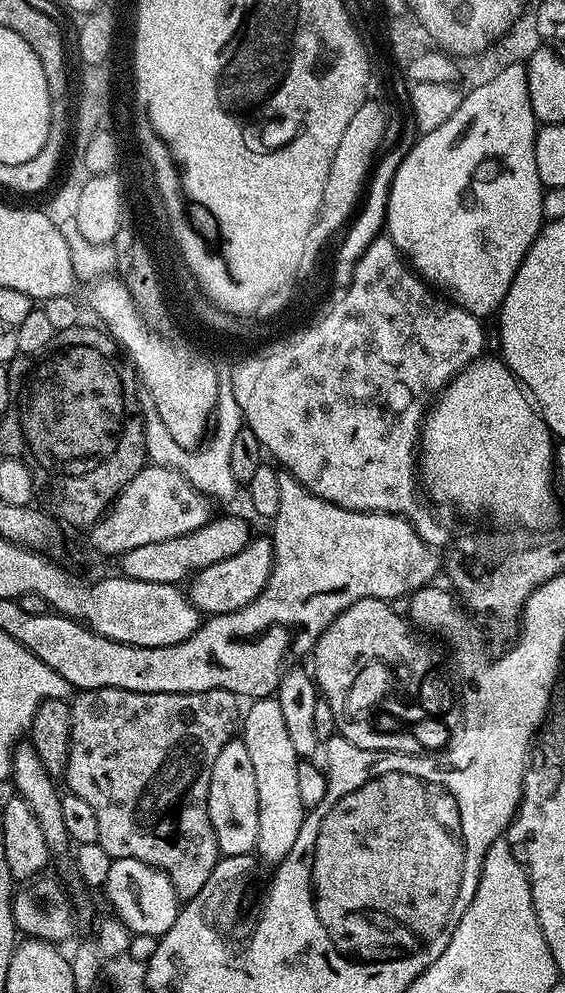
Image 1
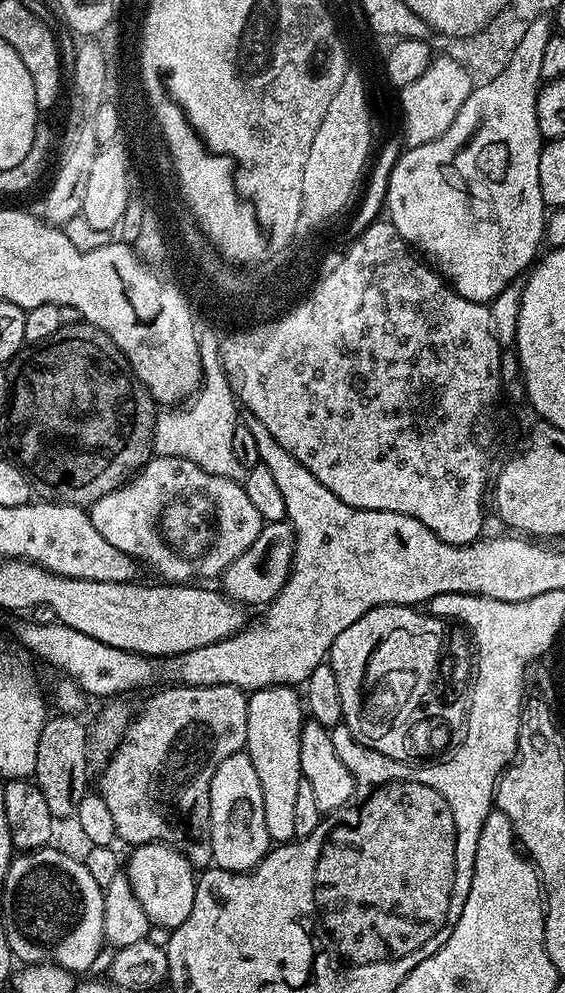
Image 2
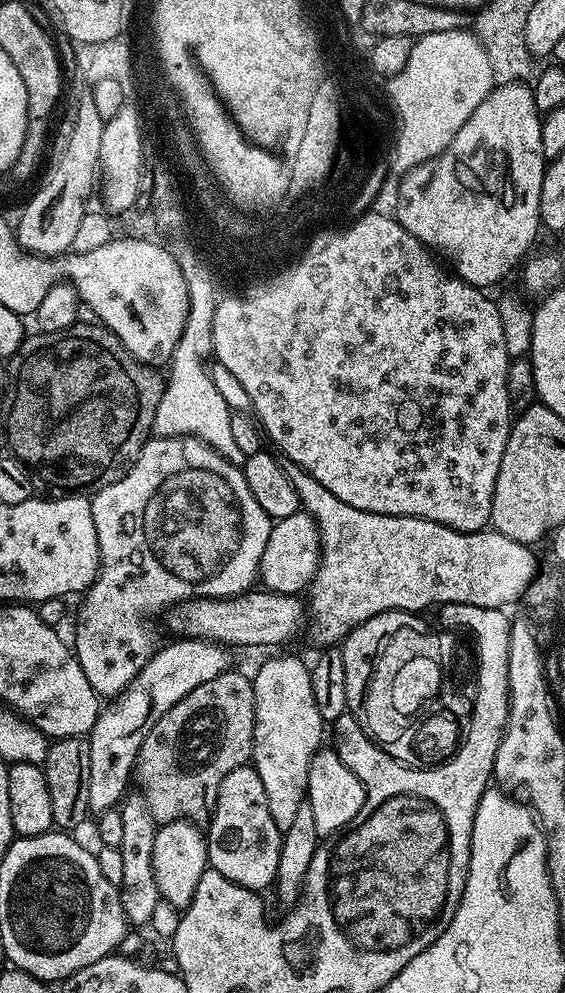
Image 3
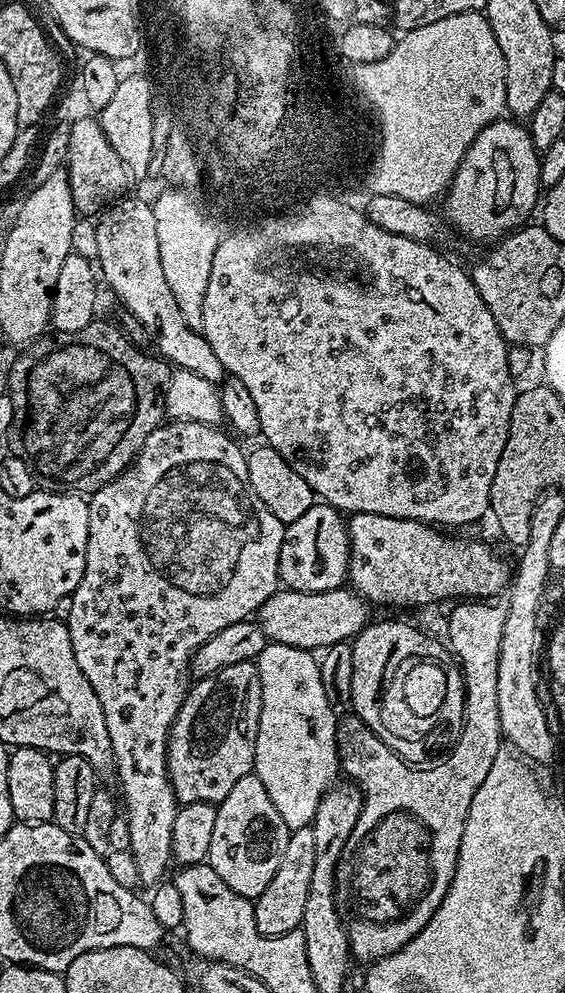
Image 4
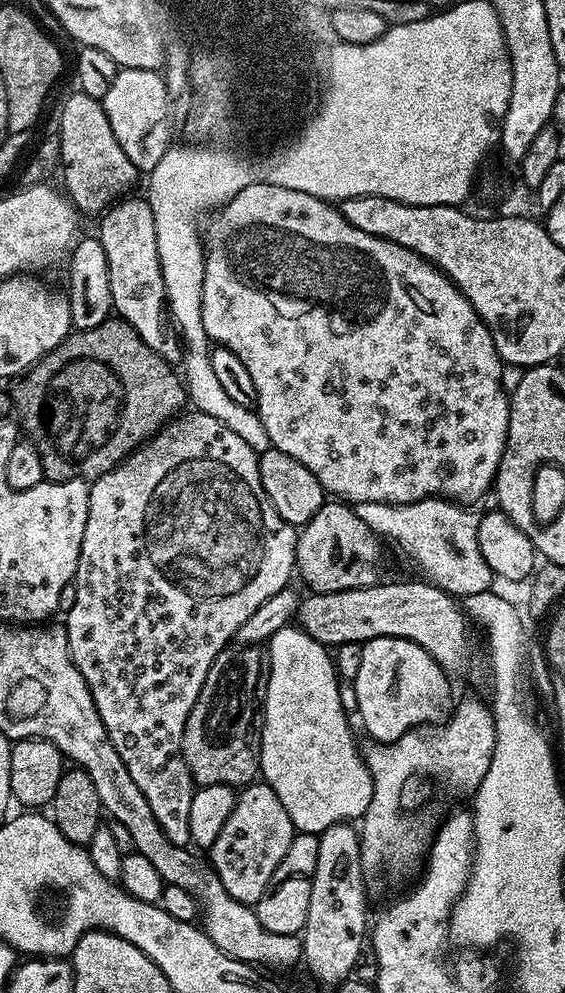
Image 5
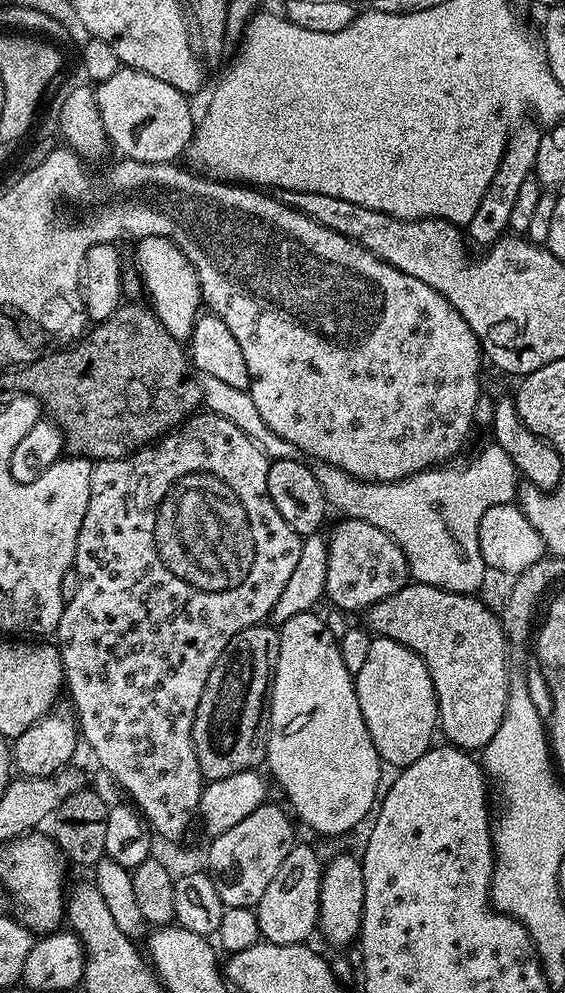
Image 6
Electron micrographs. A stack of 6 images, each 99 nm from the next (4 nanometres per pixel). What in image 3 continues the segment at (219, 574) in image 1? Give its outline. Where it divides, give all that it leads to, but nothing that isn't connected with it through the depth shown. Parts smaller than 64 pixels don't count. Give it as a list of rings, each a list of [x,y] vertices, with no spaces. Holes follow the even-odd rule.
[[[301,510],[273,523],[270,538],[266,538],[266,550],[262,552],[258,580],[269,592],[294,596],[311,585],[319,565],[320,528],[309,512]]]

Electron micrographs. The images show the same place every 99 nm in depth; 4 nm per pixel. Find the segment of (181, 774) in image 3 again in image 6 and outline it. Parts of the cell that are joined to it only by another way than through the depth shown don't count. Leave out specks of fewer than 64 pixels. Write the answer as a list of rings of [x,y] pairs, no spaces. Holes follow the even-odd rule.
[[[261,622],[234,634],[226,650],[222,650],[222,654],[214,662],[210,678],[206,678],[206,686],[202,690],[202,698],[198,702],[198,710],[192,723],[194,754],[198,758],[200,773],[203,774],[205,781],[230,778],[230,774],[256,770],[265,763],[266,709],[270,695],[270,677],[276,666],[279,649],[279,631]]]

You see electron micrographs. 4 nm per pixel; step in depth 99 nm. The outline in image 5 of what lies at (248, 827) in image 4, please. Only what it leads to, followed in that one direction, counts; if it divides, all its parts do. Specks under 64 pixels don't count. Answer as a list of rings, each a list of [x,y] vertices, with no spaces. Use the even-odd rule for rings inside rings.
[[[263,782],[243,785],[239,789],[234,810],[230,810],[230,818],[226,818],[226,826],[222,826],[210,849],[212,869],[218,874],[222,886],[226,886],[226,894],[230,894],[230,898],[238,902],[255,906],[258,898],[262,898],[262,894],[268,889],[274,870],[278,870],[278,862],[282,862],[286,850],[290,850],[290,842],[296,833],[295,826],[290,822],[290,814],[286,814],[282,802],[278,802],[278,794],[274,794],[270,785]]]

